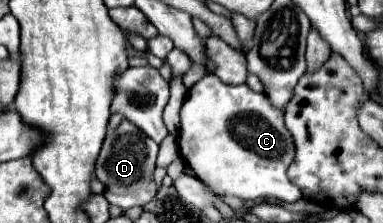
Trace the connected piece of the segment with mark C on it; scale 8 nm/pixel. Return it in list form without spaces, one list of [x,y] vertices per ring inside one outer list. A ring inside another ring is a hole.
[[[204,75],[190,91],[180,109],[180,153],[184,161],[196,171],[196,175],[208,183],[218,195],[236,195],[240,199],[264,201],[266,197],[278,197],[286,203],[294,203],[302,197],[300,189],[290,183],[286,171],[294,159],[294,141],[284,125],[282,111],[274,109],[264,93],[252,91],[248,85],[228,85],[216,75]]]

